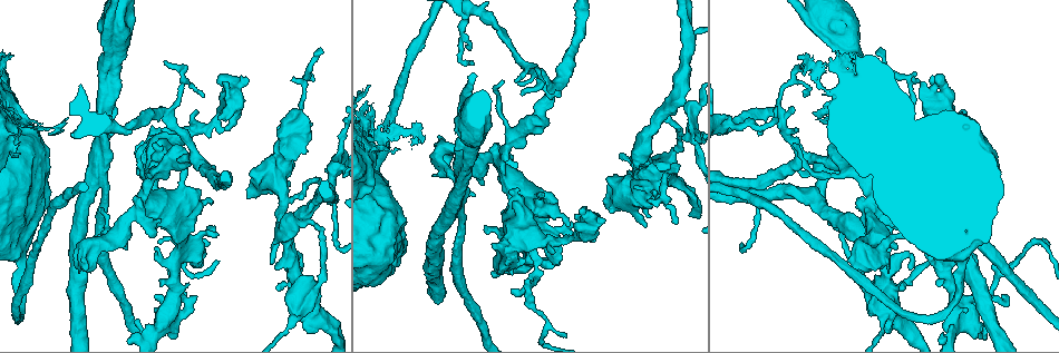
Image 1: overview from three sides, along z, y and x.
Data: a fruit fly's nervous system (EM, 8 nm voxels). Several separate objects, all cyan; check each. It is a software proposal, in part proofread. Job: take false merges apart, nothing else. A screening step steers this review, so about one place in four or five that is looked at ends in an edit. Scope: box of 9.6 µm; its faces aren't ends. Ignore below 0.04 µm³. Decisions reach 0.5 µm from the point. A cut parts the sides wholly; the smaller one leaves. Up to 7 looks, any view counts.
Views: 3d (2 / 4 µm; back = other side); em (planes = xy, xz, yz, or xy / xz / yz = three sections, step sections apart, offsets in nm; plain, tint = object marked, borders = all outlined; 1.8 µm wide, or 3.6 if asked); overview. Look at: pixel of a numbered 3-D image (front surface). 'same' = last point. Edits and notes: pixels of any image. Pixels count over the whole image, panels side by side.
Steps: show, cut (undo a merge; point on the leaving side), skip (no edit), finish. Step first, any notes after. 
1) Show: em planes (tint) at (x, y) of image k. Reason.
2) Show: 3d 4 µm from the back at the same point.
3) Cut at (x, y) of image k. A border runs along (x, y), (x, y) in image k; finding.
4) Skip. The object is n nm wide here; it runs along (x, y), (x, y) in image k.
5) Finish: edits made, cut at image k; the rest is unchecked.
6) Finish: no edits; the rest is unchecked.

Show: em 3.6 µm xz step 16 (tint) at (294, 138) of image 1.

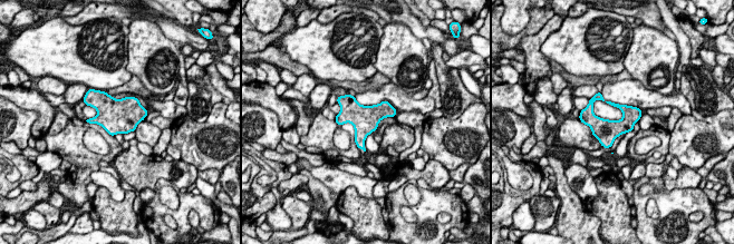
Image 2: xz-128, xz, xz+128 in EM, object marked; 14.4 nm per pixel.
Show: em 3.6 µm planes (borders) at the same point. Cut it another way.

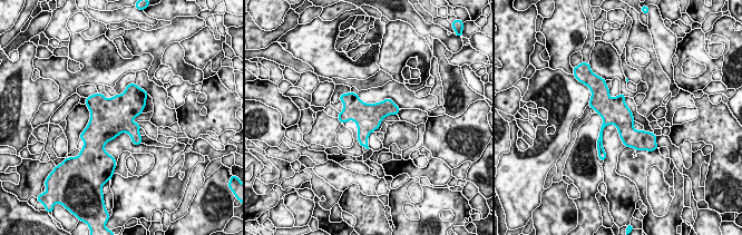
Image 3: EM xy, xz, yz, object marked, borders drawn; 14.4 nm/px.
Skip. All the same cell.

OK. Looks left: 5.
Show: 3d 2 µm at (94, 173) of image 1. Arms run side by side.

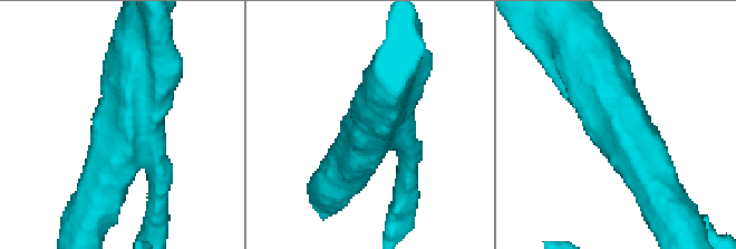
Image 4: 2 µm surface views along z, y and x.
Show: em planes (tint) at (378, 129) of image 4. 3 arms meet here; the arms are 180, 380, 400 nm wide.

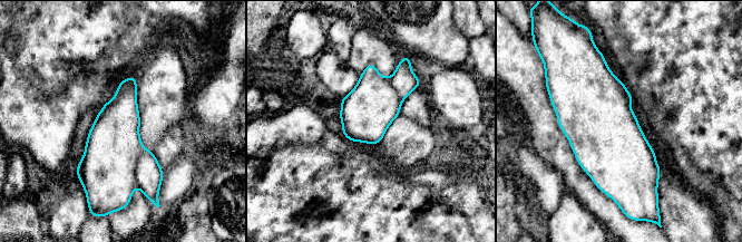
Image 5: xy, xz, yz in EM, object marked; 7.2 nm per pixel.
Cut at (148, 172) of image 5. A border runs along (143, 148), (136, 166), (136, 185) in image 5; two cells meet here.

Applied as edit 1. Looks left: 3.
Show: overview. Redraw.

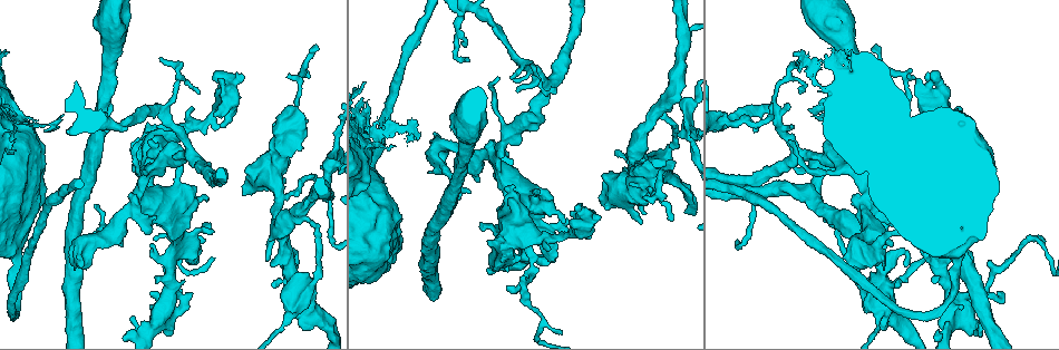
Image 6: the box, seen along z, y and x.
Show: 3d 4 µm at (173, 244) of image 6. Two arms in line, one across.

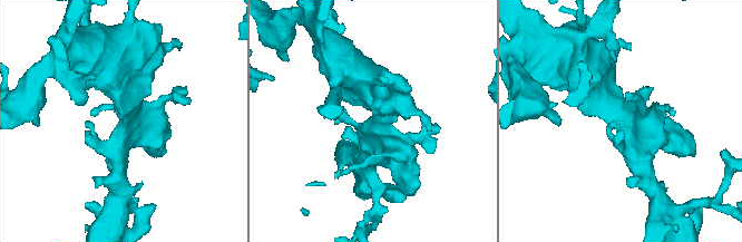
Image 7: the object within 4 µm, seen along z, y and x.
Show: em planes (tint) at (127, 121) of image 7.

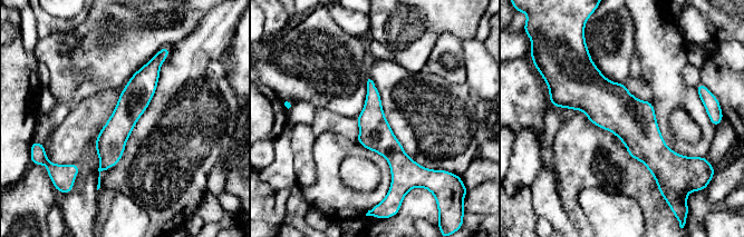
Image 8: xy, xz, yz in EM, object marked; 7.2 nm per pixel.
Skip. It runs along (560, 104), (604, 101), (679, 158) in image 8; all the same cell.

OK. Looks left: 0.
Finish: edits made, cut at image 5; the rest is unchecked.

